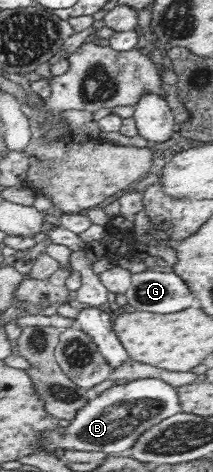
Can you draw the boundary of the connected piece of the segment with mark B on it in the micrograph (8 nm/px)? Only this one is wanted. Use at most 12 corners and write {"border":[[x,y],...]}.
{"border":[[140,378],[88,399],[35,452],[120,455],[182,409],[176,388]]}

